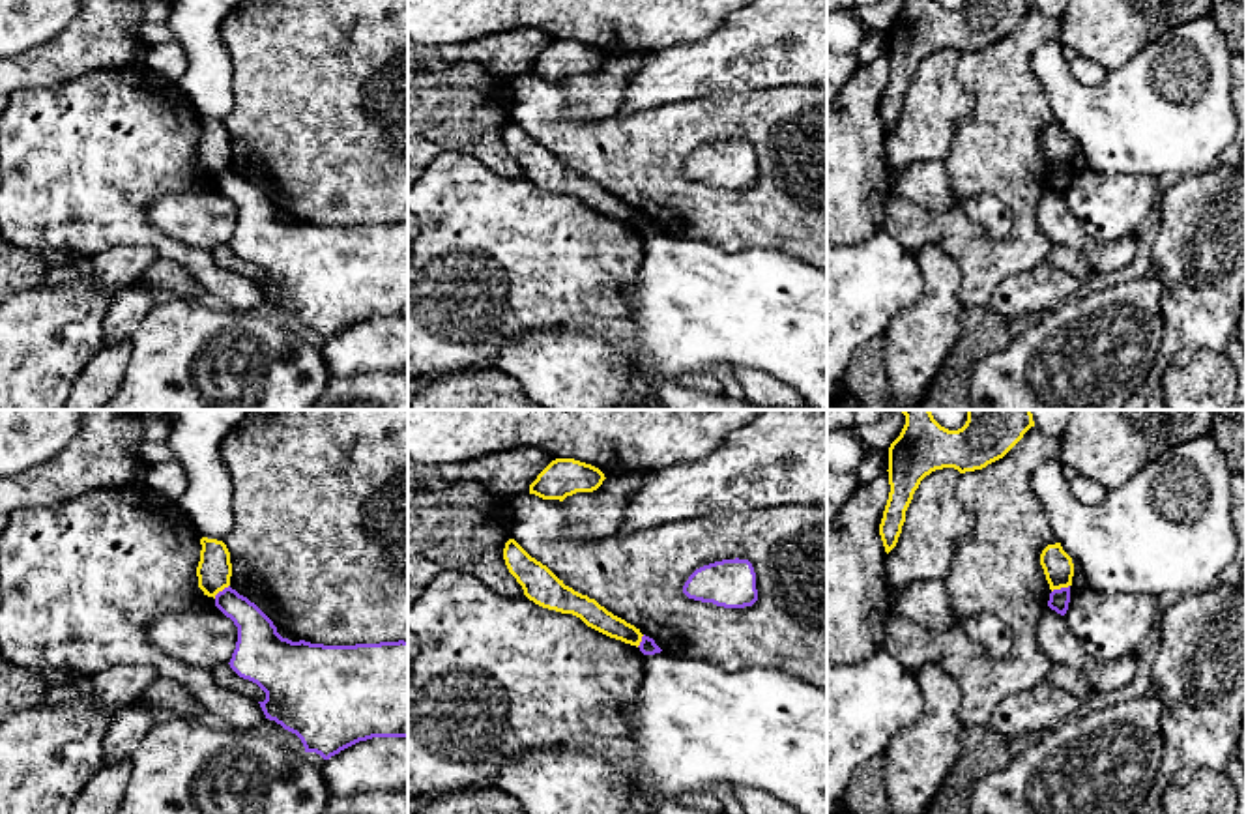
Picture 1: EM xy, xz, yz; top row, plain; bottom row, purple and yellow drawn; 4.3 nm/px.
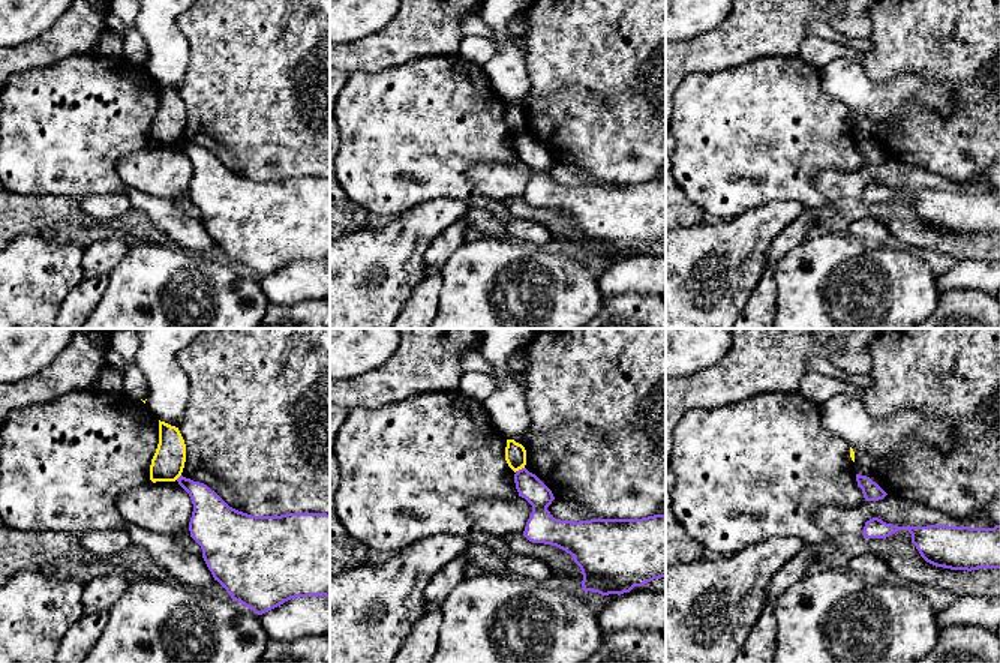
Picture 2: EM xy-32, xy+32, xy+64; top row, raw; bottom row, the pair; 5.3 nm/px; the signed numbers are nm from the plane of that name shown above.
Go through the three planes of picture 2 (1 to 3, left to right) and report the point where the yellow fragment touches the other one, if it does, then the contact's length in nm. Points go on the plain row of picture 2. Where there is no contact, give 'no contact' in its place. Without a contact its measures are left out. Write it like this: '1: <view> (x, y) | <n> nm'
1: xy-32 (179, 141) | 40 nm
2: xy+32 (519, 134) | 60 nm
3: no contact

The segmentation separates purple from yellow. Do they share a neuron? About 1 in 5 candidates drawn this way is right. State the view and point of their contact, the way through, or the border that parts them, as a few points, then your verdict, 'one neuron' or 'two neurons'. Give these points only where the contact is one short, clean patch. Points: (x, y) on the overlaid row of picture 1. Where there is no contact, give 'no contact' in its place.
contact yz (1061, 588); border yz (1069, 584), (1052, 592); two neurons

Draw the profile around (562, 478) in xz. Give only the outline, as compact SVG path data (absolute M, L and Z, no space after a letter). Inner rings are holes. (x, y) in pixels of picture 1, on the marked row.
M556 458L529 485L529 494L563 501L576 492L597 490L604 479L604 473L591 464L574 458Z

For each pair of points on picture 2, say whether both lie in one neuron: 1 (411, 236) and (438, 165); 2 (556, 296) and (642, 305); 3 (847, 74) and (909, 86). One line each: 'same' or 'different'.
1: different
2: different
3: same

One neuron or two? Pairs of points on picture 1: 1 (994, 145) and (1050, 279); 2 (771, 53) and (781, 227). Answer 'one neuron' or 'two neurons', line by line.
1: two neurons
2: two neurons

